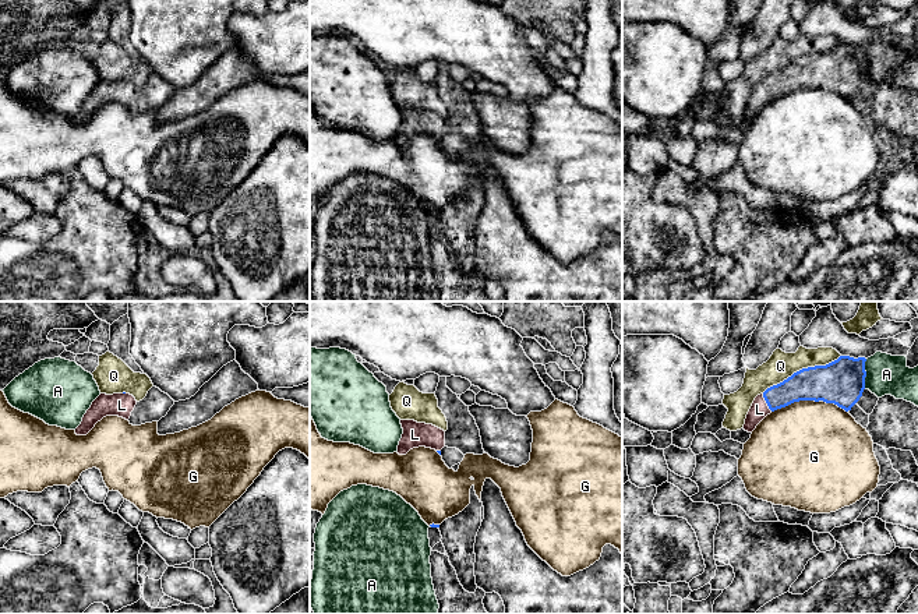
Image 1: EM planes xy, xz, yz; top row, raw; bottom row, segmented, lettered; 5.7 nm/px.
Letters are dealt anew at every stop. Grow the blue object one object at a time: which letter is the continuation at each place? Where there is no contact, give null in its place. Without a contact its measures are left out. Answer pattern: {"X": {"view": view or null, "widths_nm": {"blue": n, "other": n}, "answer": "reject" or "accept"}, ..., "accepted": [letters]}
{"A": {"view": "yz", "widths_nm": {"blue": 260, "other": 240}, "answer": "reject"}, "G": {"view": "yz", "widths_nm": {"blue": 240, "other": 480}, "answer": "reject"}, "L": {"view": "yz", "widths_nm": {"blue": 180, "other": 110}, "answer": "accept"}, "Q": {"view": "yz", "widths_nm": {"blue": 260, "other": 160}, "answer": "reject"}, "accepted": ["L"]}

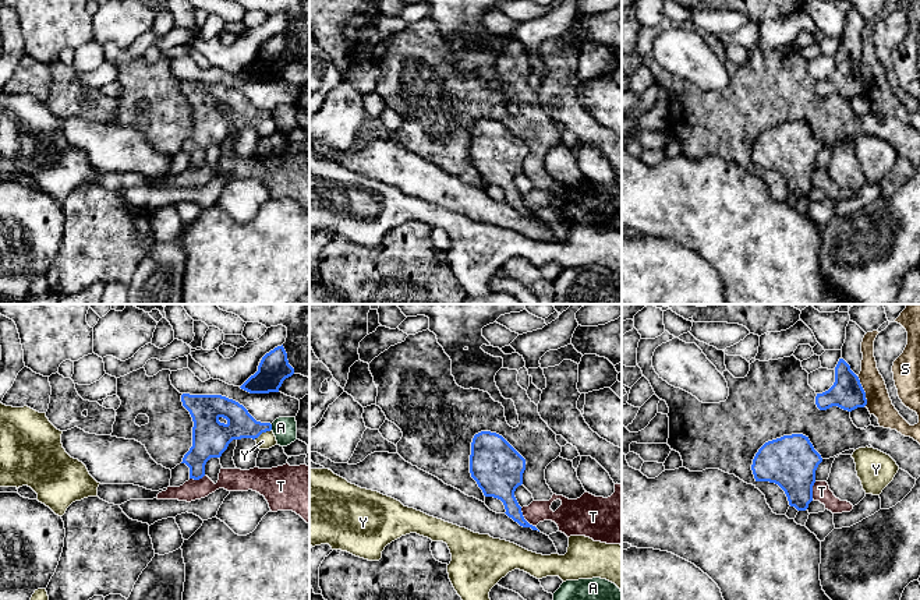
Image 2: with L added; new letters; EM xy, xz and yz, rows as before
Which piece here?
{"A": {"view": "xy", "widths_nm": {"blue": 160, "other": 140}, "answer": "reject"}, "S": {"view": "yz", "widths_nm": {"blue": 190, "other": 140}, "answer": "reject"}, "T": {"view": "xz", "widths_nm": {"blue": 180, "other": 160}, "answer": "reject"}, "Y": {"view": "xy", "widths_nm": {"blue": 160, "other": 100}, "answer": "reject"}, "accepted": []}

